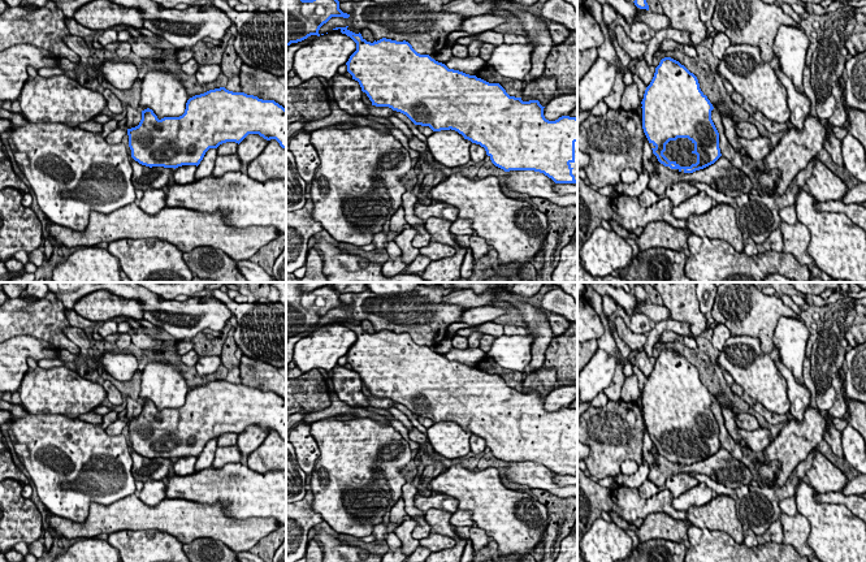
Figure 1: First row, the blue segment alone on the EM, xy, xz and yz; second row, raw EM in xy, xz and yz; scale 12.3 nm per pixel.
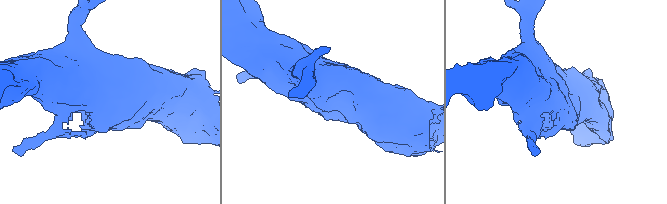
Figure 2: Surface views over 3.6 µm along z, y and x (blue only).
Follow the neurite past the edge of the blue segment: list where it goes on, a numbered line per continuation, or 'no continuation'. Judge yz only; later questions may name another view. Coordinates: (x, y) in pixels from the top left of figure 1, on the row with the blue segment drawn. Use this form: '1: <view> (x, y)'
1: yz (680, 150)

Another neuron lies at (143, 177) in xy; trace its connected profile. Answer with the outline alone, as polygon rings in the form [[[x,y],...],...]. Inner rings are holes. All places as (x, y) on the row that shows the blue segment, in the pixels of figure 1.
[[[130,157],[133,174],[131,182],[135,189],[163,189],[165,190],[169,185],[169,174],[164,167],[146,167]]]

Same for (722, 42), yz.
[[[716,33],[714,36],[711,52],[714,57],[722,60],[726,49],[731,46],[729,38],[724,33]]]

